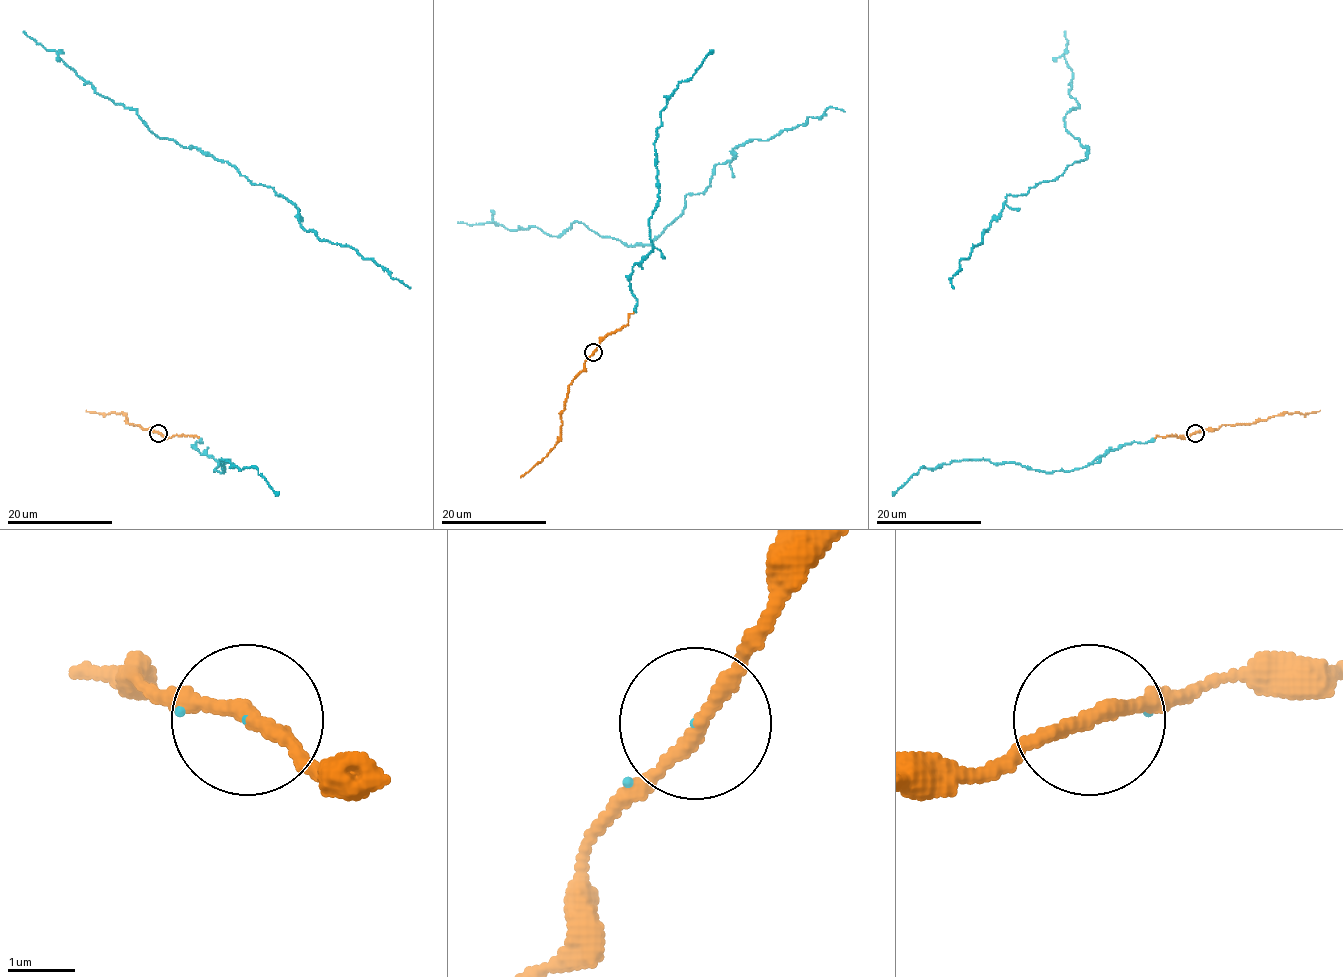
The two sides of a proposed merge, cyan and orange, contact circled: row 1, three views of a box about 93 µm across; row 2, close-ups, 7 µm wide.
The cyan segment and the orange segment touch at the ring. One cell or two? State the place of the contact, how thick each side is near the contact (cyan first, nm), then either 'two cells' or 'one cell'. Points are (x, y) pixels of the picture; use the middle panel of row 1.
(593, 352) | 30/200 nm | one cell

